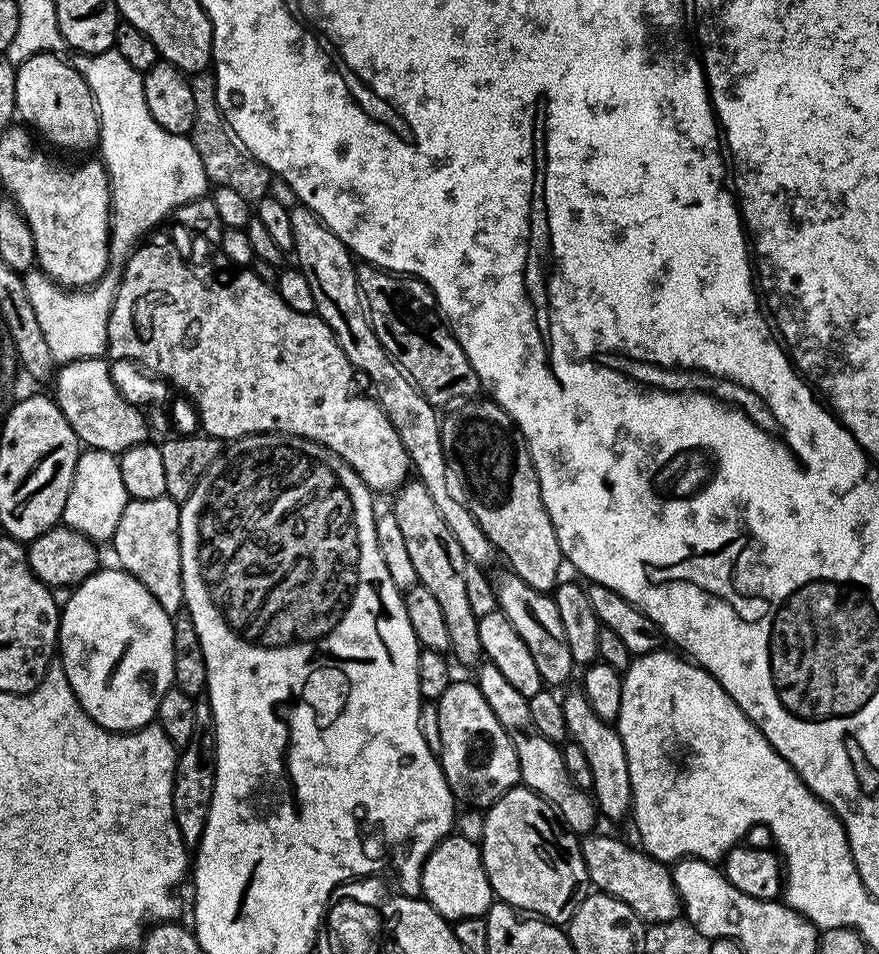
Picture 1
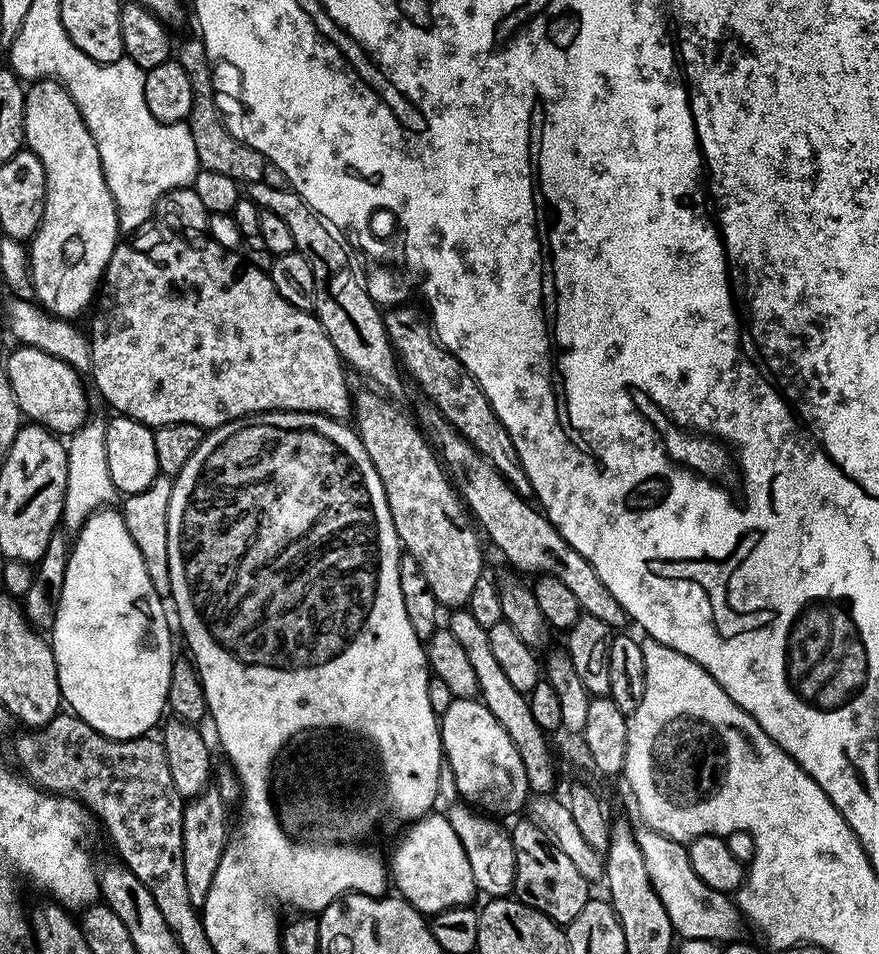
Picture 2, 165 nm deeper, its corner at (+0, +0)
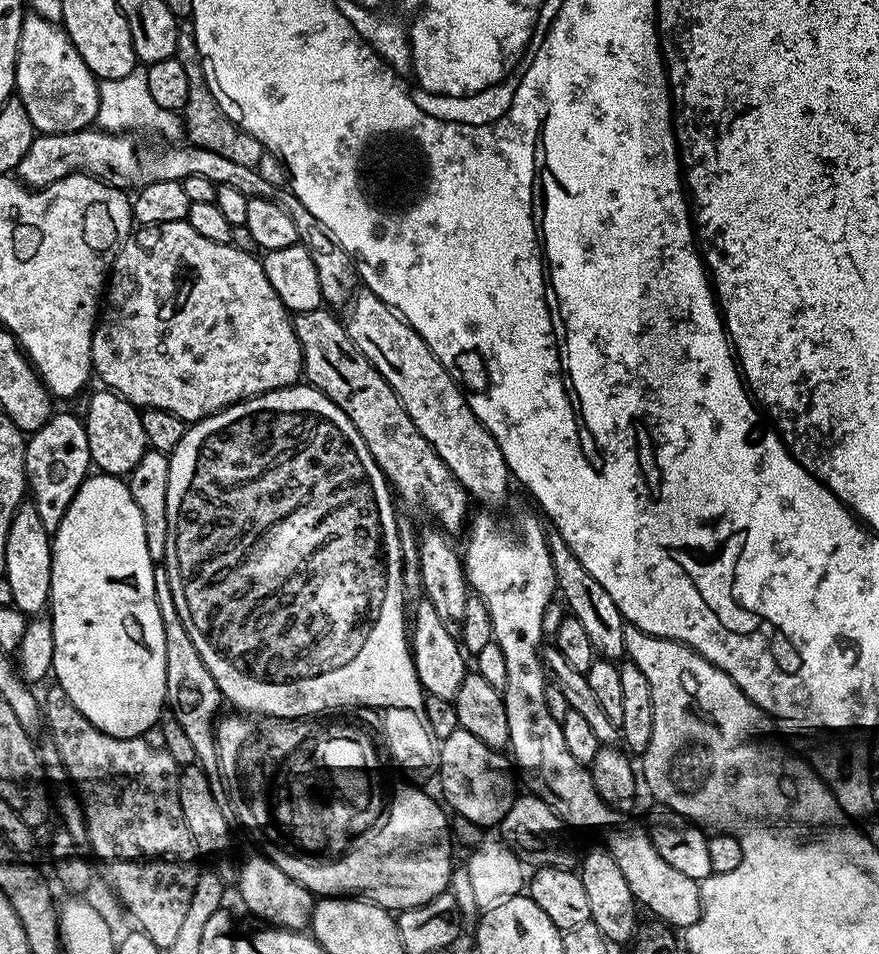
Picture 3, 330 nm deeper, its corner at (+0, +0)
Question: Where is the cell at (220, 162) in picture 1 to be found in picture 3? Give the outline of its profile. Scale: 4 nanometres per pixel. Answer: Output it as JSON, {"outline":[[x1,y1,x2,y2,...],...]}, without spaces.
{"outline":[[184,18,179,21,175,59,182,62,182,70,186,70,186,78,190,78,190,94,182,110,187,143,194,148,210,150,210,154,222,154,222,158,230,158,230,162,238,162,241,166,257,167,261,163,259,160,266,156,266,149,260,145,258,138,246,134,246,130,242,130,218,106,204,76,204,61,200,59,200,51,196,45,196,31,191,19]]}

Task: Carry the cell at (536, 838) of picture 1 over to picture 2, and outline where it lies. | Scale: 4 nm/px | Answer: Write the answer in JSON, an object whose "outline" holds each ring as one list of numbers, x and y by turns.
{"outline":[[524,818,510,833,515,856,515,899,537,908,561,926,566,926,574,918,578,918,582,906,586,906,590,899,590,882,582,878,578,870,574,870,574,862,570,862,570,858,566,858,566,854,558,850,558,846,548,839,546,833,531,818]]}

